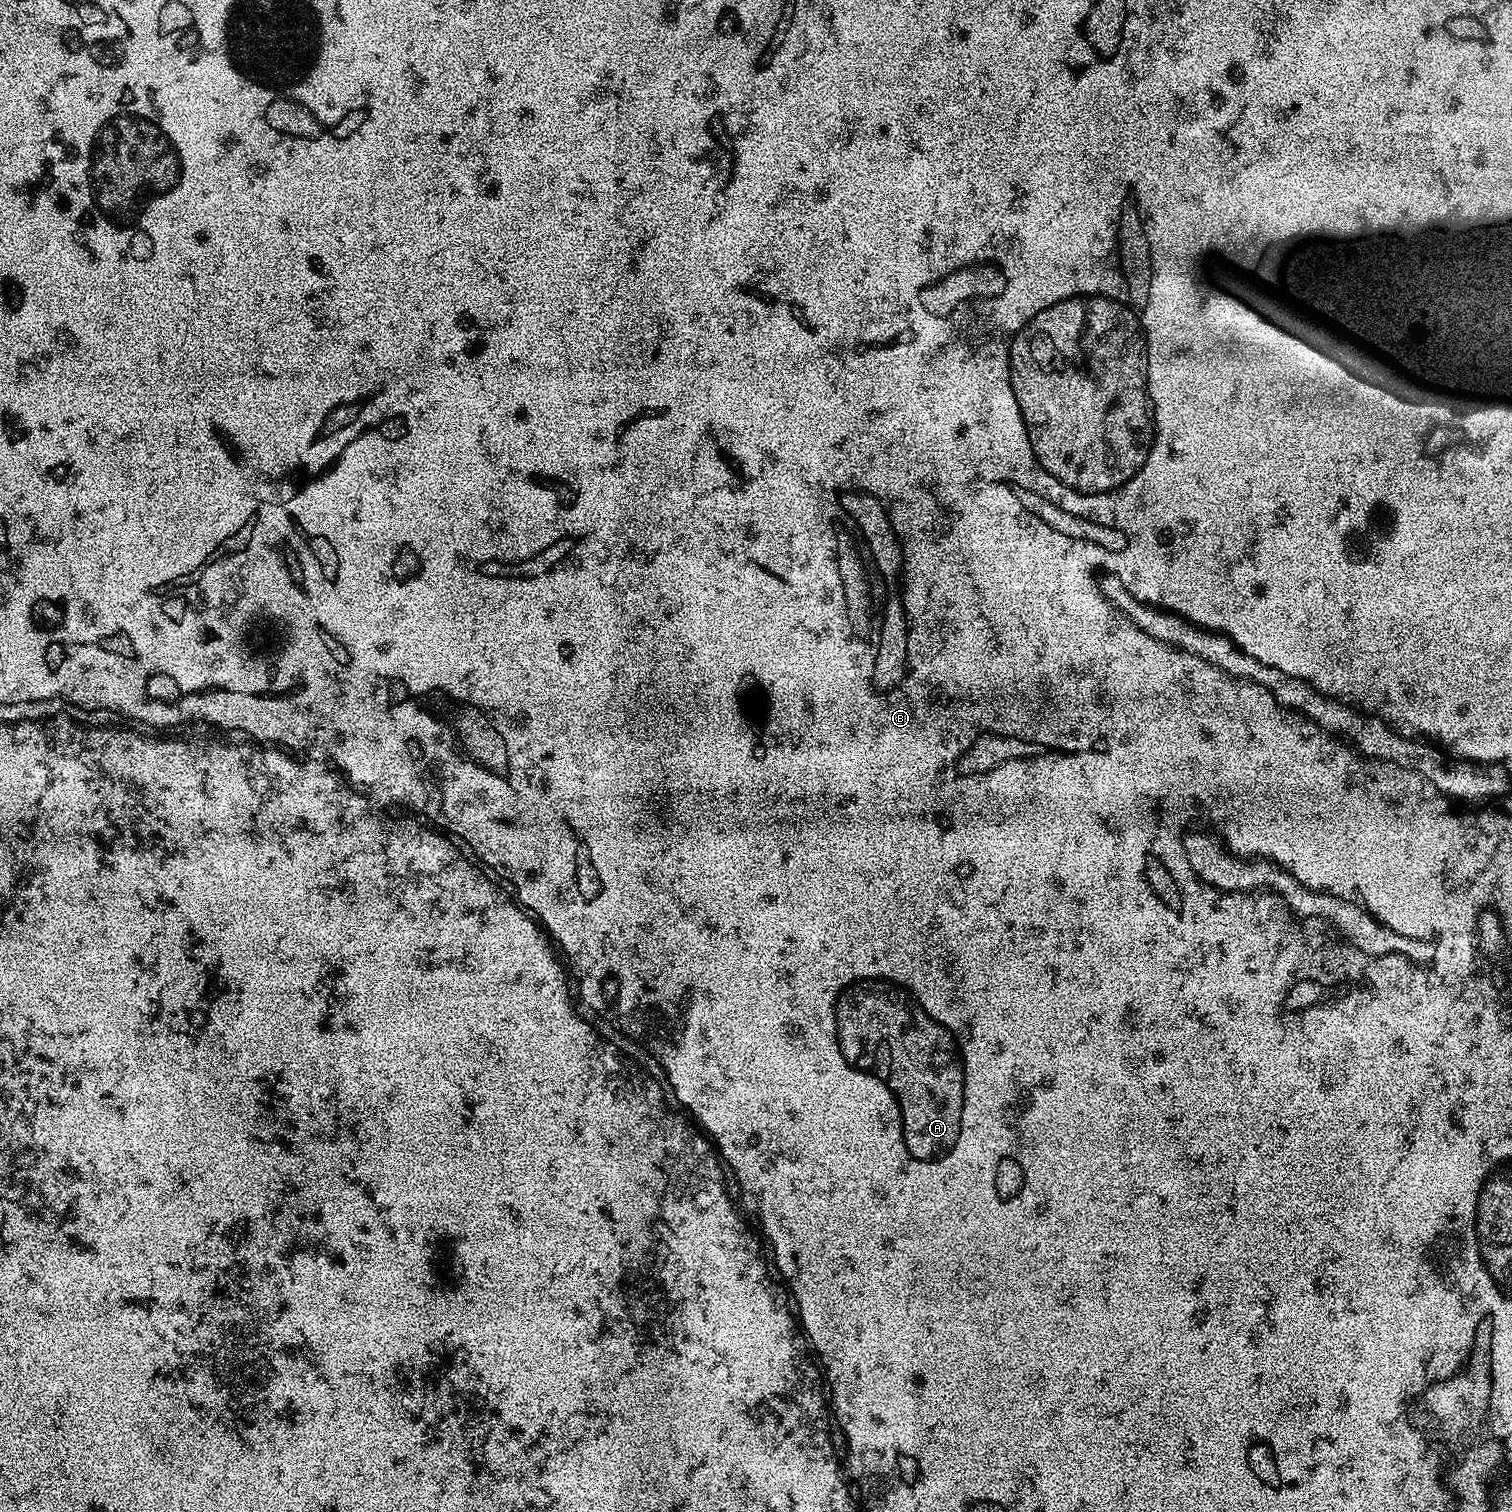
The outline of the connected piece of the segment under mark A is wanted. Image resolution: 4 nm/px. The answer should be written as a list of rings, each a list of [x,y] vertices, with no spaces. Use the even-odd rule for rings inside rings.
[[[866,980],[845,988],[836,997],[834,1015],[836,1027],[839,1029],[836,1037],[846,1062],[862,1072],[872,1073],[894,1094],[900,1107],[900,1124],[904,1128],[904,1141],[916,1164],[944,1164],[944,1160],[948,1160],[948,1156],[956,1152],[956,1144],[960,1144],[960,1136],[964,1136],[964,1104],[968,1104],[968,1060],[964,1060],[964,1044],[960,1044],[960,1036],[952,1032],[952,1020],[936,1020],[936,1012],[932,1012],[932,1008],[924,1008],[924,1000],[920,1000],[920,992],[909,996],[903,988],[883,980]]]

